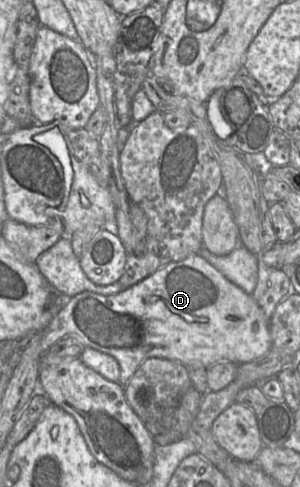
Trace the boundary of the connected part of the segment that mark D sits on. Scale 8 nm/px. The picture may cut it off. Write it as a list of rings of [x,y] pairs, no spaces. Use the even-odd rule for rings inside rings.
[[[192,255],[183,261],[169,263],[137,284],[114,295],[101,295],[91,291],[84,291],[71,297],[63,308],[52,318],[51,322],[48,324],[46,332],[40,336],[42,353],[45,353],[48,348],[65,336],[76,337],[85,348],[92,348],[114,357],[120,367],[119,384],[122,386],[127,384],[137,368],[149,358],[173,360],[182,363],[186,367],[209,368],[214,364],[224,362],[231,362],[237,365],[248,363],[263,356],[273,347],[268,318],[265,316],[264,311],[253,296],[229,281],[201,255]]]

